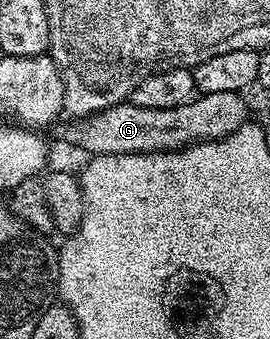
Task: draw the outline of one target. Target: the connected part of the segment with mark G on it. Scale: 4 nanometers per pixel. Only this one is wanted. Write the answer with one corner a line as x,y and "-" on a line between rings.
240,93
197,94
188,103
170,109
146,109
125,101
79,121
68,121
62,139
81,146
93,156
104,154
154,154
178,151
193,143
219,141
249,118
245,96

